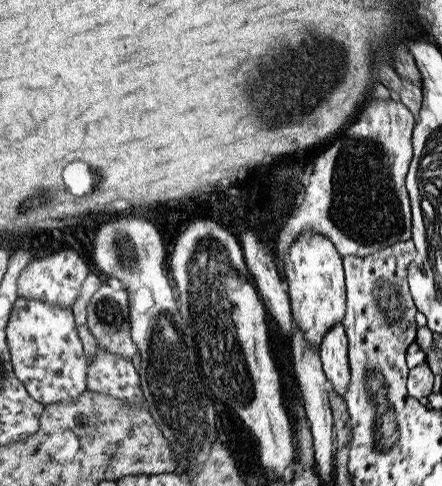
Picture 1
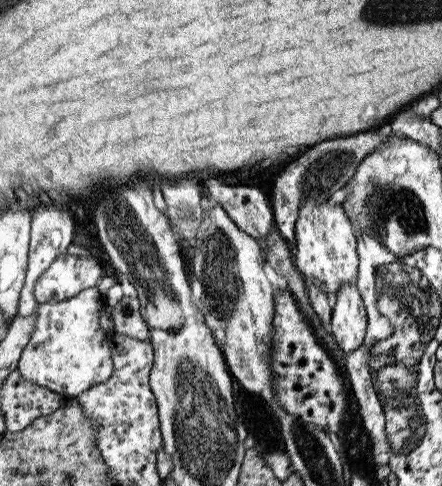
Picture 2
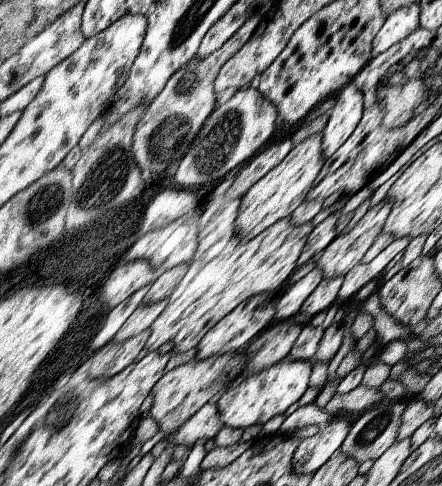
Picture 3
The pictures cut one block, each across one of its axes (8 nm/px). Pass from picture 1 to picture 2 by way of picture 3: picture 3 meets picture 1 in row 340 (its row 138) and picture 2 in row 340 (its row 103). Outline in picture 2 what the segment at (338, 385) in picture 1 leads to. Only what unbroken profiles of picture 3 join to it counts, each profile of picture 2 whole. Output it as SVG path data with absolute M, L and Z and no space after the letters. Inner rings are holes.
M347 282L339 292L333 294L333 314L329 332L343 354L353 352L361 346L367 332L367 314L357 282Z

